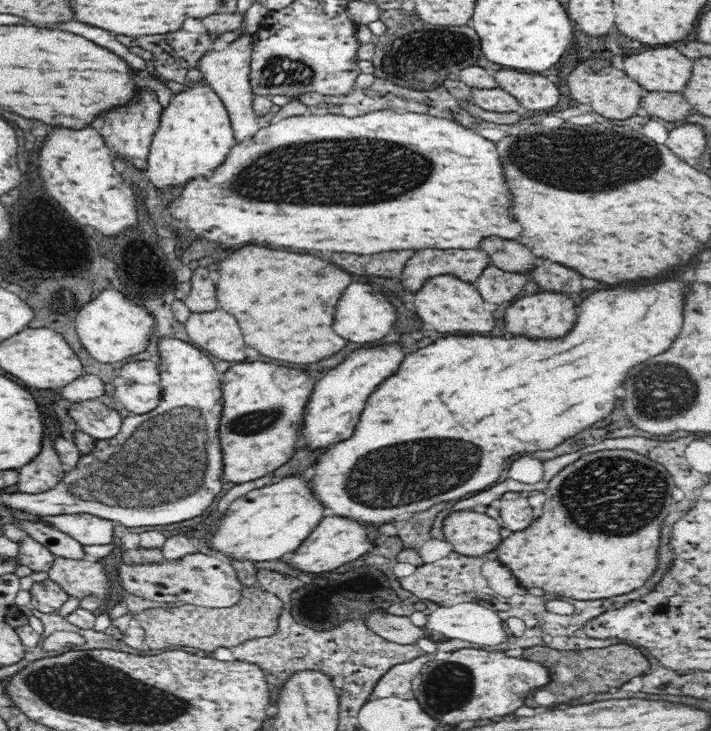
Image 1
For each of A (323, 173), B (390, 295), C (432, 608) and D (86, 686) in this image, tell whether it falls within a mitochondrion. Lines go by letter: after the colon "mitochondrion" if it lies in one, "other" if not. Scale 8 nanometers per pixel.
A: mitochondrion
B: other
C: other
D: mitochondrion

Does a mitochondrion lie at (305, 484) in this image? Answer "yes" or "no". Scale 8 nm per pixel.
no

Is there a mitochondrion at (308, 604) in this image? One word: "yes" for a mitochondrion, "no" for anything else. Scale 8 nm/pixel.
no

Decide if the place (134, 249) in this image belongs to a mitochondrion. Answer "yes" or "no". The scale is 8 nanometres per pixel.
no

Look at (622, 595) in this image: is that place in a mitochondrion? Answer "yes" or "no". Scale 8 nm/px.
no

